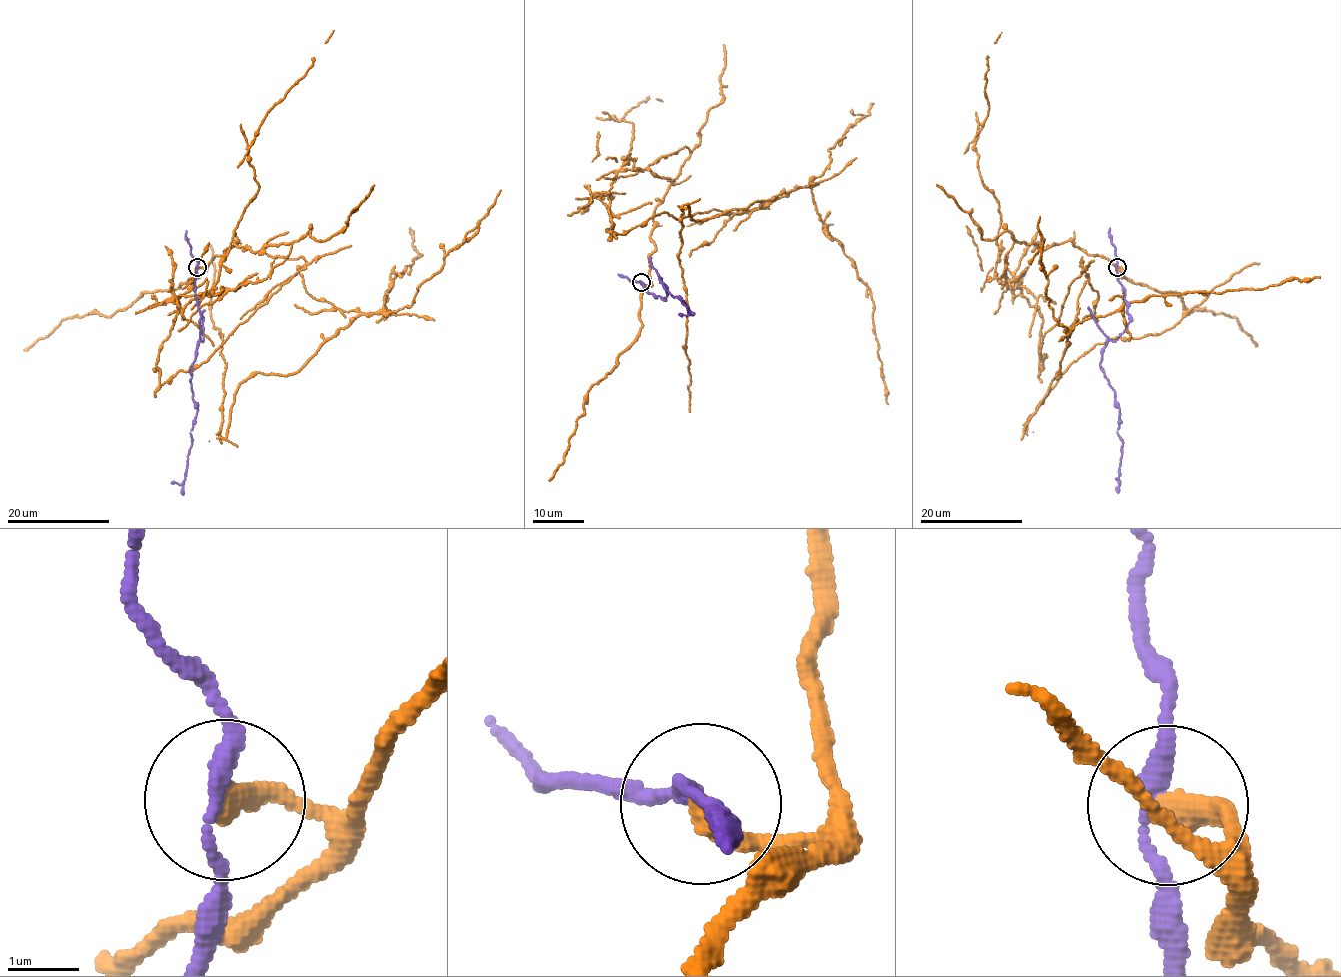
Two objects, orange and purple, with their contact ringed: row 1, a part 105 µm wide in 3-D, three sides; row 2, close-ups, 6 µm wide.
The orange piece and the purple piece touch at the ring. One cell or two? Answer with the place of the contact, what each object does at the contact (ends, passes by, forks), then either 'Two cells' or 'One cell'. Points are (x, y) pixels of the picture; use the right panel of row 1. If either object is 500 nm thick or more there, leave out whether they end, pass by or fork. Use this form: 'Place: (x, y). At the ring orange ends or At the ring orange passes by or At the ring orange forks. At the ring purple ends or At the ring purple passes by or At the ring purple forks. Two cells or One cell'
Place: (1117, 267). At the ring orange ends. At the ring purple passes by. Two cells

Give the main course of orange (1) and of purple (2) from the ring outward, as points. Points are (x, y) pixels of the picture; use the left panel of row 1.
1: (197, 268), (292, 243), (181, 309), (161, 385), (305, 263), (359, 312), (245, 379), (221, 437), (209, 244)
2: (197, 266), (195, 291), (203, 339), (191, 373), (197, 412), (190, 432), (185, 479), (180, 484), (171, 482)

